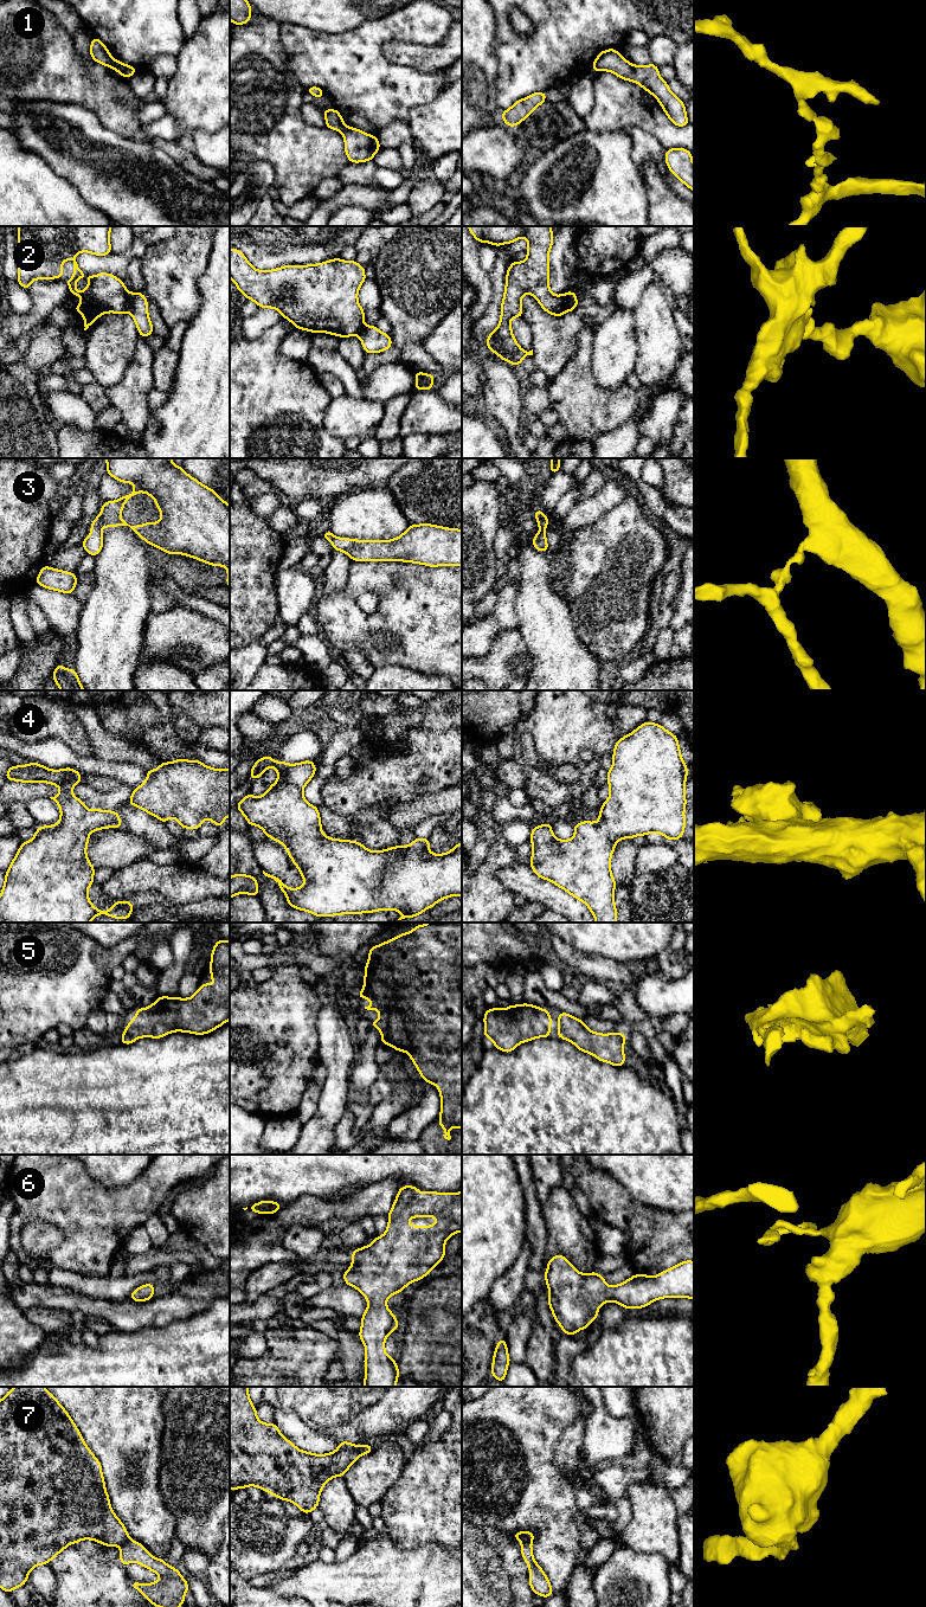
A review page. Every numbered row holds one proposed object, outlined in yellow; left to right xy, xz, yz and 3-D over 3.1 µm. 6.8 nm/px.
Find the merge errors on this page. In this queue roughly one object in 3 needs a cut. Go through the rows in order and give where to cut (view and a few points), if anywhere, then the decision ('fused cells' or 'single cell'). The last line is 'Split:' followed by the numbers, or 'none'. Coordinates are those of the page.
1: cut xy (113, 60), (114, 68); fused cells
2: cut yz (568, 290), (564, 312); fused cells
3: cut xy (100, 513), (101, 528); fused cells
4: cut none; single cell
5: cut none; single cell
6: cut none; single cell
7: cut yz (521, 1541), (531, 1543); fused cells
Split: 1, 2, 3, 7

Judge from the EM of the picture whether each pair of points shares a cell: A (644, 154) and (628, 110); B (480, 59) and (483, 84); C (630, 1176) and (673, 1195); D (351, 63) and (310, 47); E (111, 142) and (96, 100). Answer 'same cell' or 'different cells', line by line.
A: different cells
B: same cell
C: same cell
D: same cell
E: different cells

